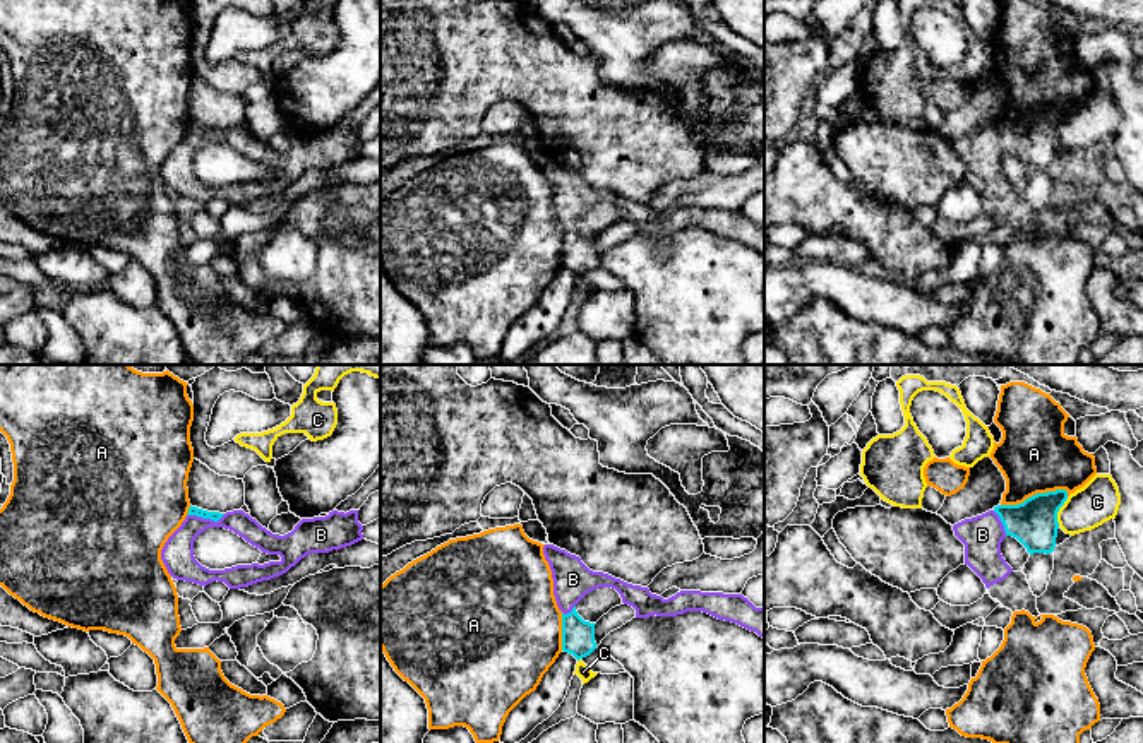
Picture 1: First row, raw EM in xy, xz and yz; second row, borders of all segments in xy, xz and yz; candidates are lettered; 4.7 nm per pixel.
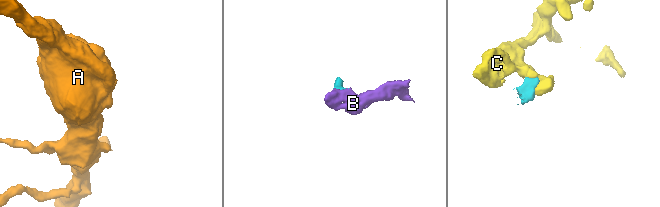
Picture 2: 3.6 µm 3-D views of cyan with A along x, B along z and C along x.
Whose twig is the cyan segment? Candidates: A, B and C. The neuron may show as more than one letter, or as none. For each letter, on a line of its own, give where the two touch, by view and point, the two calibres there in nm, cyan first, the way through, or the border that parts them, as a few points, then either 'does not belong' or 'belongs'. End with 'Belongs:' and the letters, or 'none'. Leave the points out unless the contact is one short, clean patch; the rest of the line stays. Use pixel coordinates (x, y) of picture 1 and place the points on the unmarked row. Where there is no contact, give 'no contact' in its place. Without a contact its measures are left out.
A: meets cyan in yz at (1034, 112); 220 nm thick on the cyan side, 340 nm on the other; does not belong
B: meets cyan in xy at (206, 134); 50 nm thick on the cyan side, 150 nm on the other; runs through xy (215, 132), (206, 134), (182, 156), (177, 170); belongs
C: meets cyan in yz at (1058, 127); 220 nm thick on the cyan side, 200 nm on the other; border along yz (1068, 113), (1058, 129), (1058, 142); does not belong
Belongs: B

